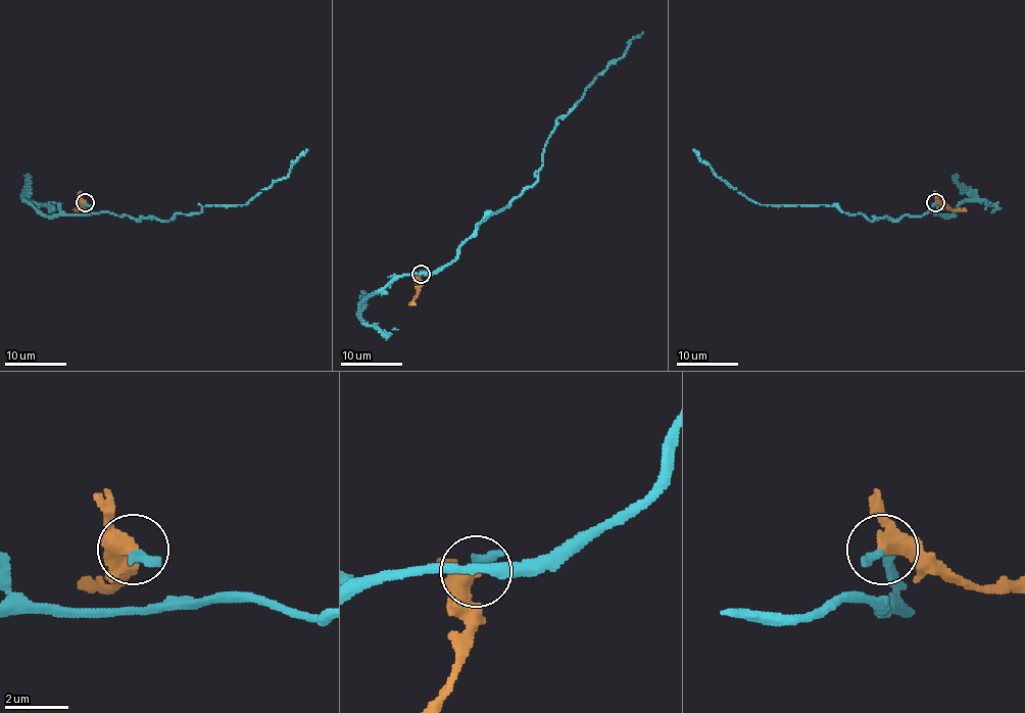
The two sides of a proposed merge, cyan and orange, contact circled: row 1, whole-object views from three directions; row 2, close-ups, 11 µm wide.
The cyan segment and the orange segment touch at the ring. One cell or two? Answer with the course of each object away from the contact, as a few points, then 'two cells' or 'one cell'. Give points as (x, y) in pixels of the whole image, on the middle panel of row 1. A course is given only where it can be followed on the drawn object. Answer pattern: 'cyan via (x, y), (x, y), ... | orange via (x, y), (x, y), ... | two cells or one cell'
cyan via (422, 274), (437, 274), (474, 231), (532, 184), (555, 121), (643, 32) | orange via (422, 274), (417, 295), (409, 304) | one cell

